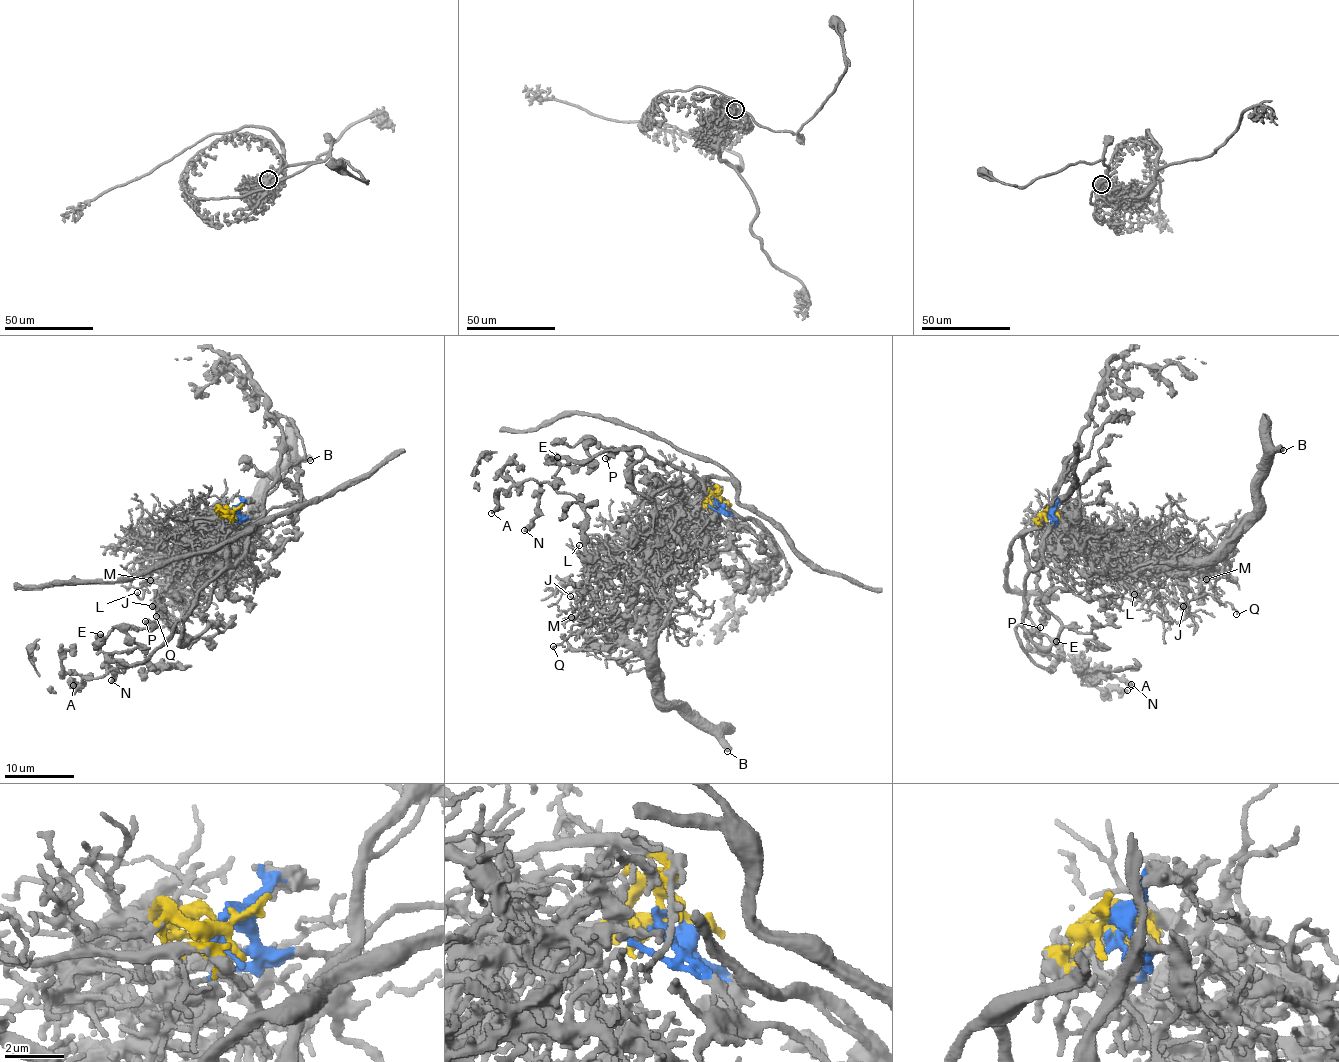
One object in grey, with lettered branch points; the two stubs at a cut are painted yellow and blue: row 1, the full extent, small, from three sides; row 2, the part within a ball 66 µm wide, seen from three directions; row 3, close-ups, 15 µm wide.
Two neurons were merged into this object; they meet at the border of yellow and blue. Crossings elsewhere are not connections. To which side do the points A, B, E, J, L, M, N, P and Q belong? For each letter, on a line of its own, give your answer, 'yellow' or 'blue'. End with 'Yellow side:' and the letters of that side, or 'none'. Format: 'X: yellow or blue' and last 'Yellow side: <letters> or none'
A: blue
B: yellow
E: blue
J: yellow
L: yellow
M: yellow
N: blue
P: blue
Q: yellow
Yellow side: B, J, L, M, Q

